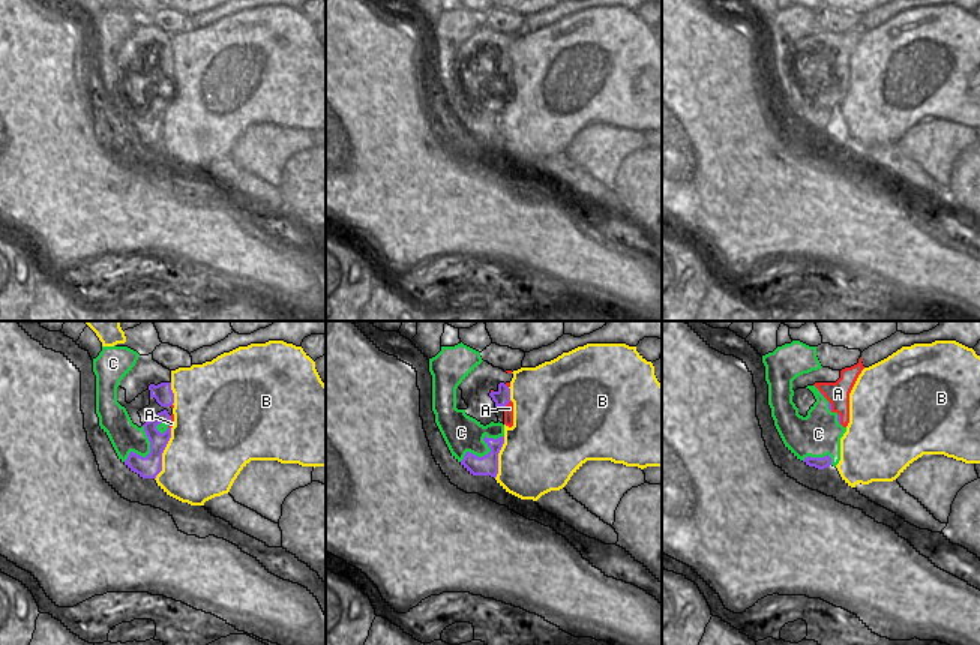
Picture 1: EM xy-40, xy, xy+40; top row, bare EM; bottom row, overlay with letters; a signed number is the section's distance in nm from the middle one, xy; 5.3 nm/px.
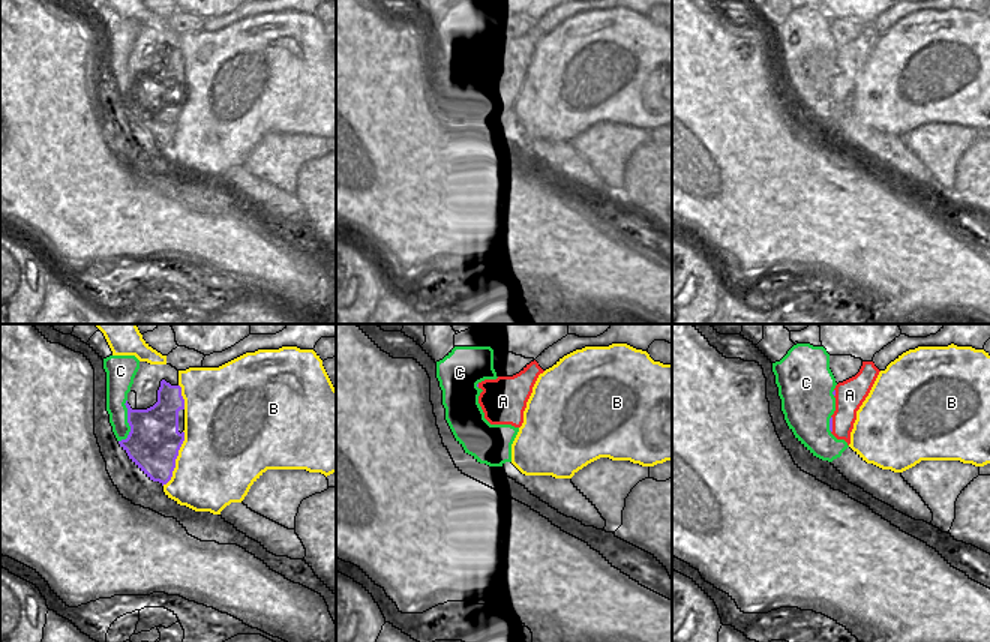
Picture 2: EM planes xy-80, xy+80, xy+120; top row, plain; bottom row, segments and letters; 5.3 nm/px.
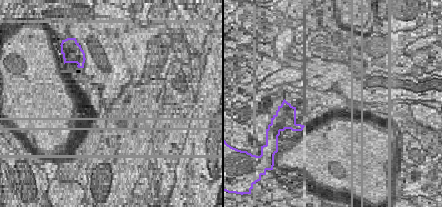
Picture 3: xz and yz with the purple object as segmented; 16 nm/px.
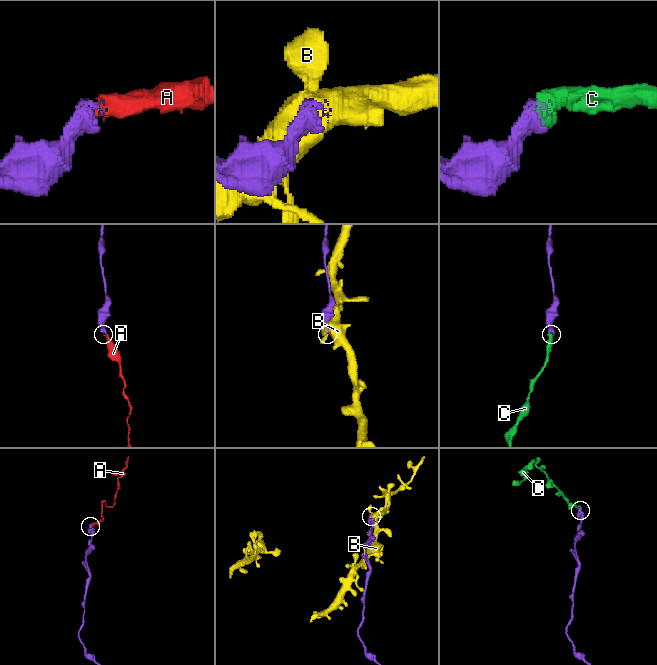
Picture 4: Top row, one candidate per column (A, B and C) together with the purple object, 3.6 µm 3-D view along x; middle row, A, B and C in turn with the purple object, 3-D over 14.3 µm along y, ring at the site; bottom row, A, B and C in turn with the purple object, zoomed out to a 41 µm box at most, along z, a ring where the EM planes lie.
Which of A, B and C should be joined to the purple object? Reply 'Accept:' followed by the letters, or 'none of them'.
Accept: C

